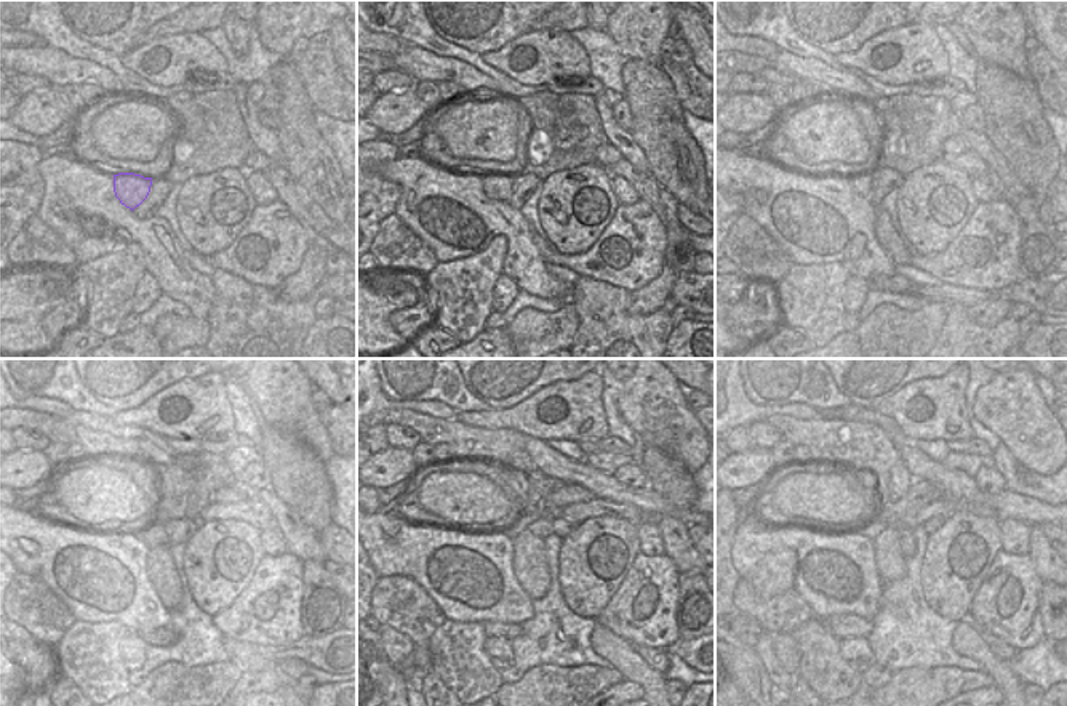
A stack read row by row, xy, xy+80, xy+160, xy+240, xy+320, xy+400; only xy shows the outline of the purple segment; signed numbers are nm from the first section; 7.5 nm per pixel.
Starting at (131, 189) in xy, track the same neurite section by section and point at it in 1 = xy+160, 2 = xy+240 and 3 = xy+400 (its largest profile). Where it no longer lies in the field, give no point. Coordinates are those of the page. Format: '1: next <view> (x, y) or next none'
1: next xy+160 (863, 183)
2: next xy+240 (154, 535)
3: next xy+400 (907, 521)

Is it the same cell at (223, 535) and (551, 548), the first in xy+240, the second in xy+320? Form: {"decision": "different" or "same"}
{"decision": "different"}

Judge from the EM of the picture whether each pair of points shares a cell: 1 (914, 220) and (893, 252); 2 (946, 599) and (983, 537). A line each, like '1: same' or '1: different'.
1: different
2: same

